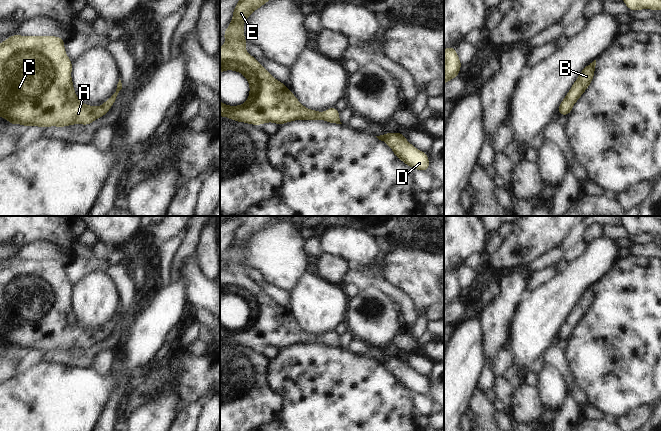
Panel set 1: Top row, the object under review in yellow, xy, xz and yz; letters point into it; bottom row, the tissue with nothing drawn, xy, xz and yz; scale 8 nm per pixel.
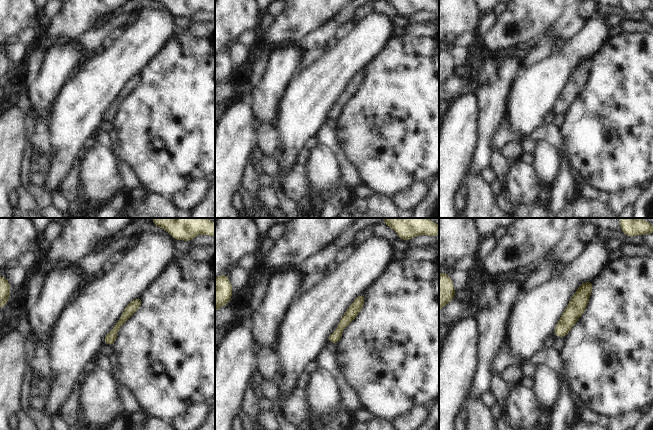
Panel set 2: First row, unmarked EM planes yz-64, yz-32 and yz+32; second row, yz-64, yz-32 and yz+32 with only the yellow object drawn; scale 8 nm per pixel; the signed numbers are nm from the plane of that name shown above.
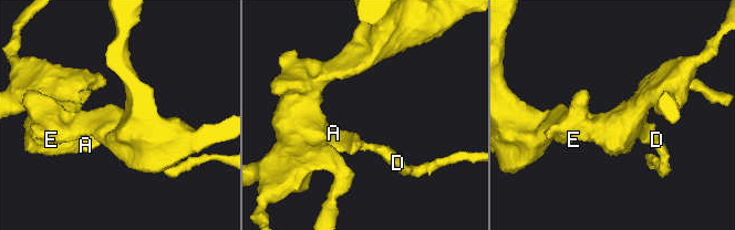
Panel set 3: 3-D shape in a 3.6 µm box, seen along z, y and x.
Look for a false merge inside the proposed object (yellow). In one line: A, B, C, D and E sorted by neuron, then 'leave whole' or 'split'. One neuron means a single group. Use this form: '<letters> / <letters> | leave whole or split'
A B C D E | leave whole

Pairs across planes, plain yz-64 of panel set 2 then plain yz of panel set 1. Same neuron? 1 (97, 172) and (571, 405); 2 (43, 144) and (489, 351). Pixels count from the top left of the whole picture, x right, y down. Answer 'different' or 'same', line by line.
1: different
2: different

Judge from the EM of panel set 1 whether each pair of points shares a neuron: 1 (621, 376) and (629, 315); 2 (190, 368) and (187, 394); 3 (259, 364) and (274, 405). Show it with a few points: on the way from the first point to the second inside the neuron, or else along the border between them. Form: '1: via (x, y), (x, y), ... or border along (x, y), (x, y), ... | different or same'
1: via (622, 361), (623, 355), (629, 349), (629, 330) | same
2: via (190, 374), (190, 388) | same
3: via (259, 374), (259, 390), (264, 395) | same

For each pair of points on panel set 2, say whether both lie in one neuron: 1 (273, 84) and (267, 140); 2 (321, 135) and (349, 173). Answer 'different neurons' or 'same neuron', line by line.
1: different neurons
2: same neuron

